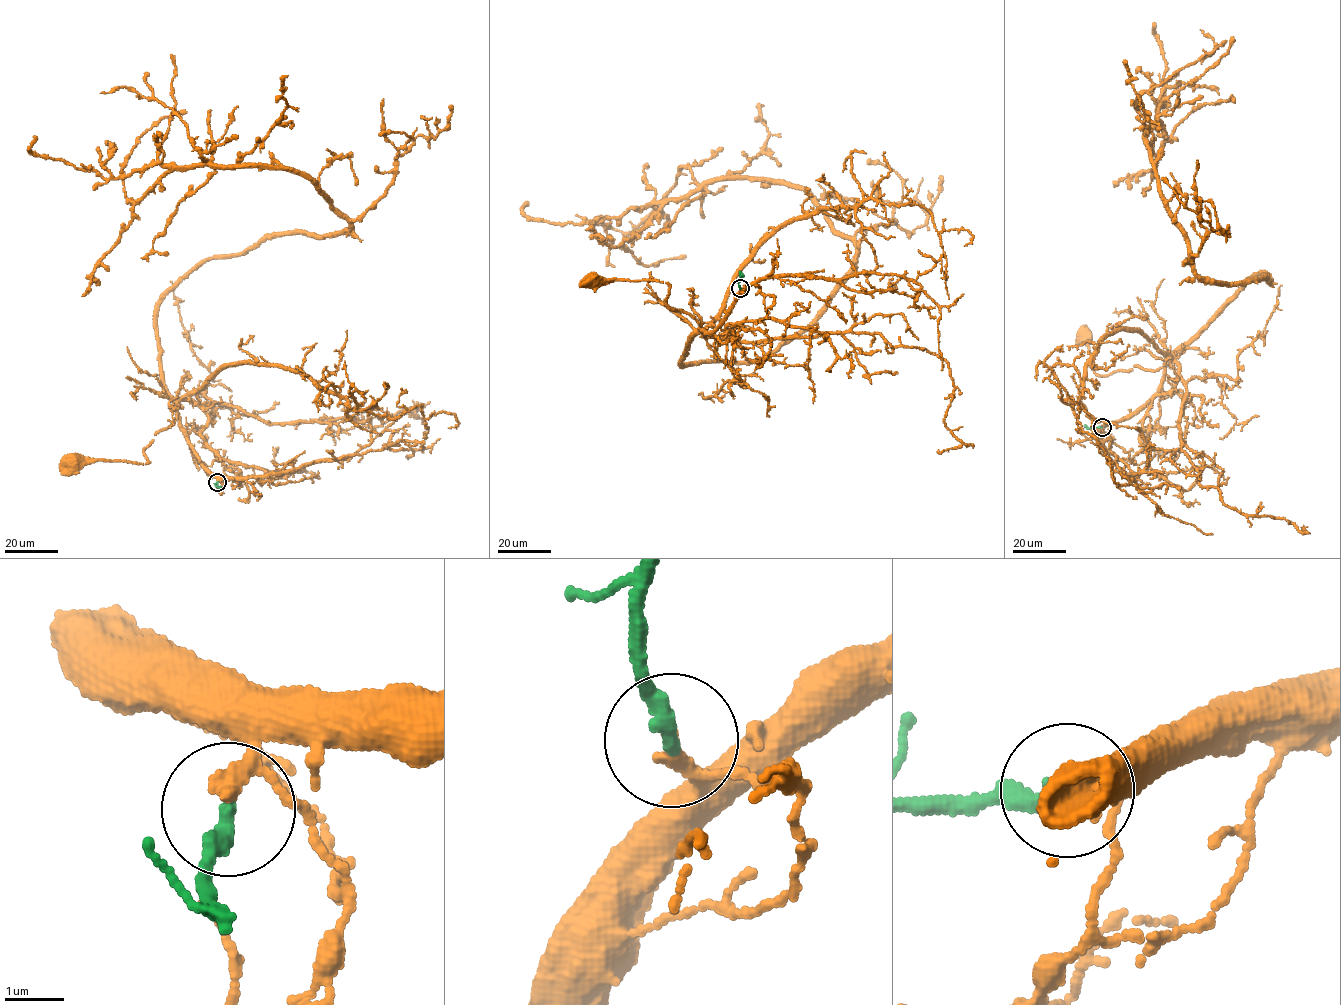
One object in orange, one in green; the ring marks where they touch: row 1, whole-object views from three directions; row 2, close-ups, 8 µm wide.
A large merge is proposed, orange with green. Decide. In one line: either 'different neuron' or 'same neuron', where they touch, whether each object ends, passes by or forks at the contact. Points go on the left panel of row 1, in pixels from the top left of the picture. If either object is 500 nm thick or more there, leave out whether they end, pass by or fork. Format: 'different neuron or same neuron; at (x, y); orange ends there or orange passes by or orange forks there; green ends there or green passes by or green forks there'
different neuron; at (217, 482); orange passes by; green ends there

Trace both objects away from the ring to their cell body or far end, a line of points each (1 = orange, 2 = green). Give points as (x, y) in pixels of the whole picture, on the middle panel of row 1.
1: (740, 288), (741, 292), (722, 325), (707, 332), (687, 314), (667, 306), (669, 286), (666, 283), (593, 280)
2: (740, 288), (742, 273)

